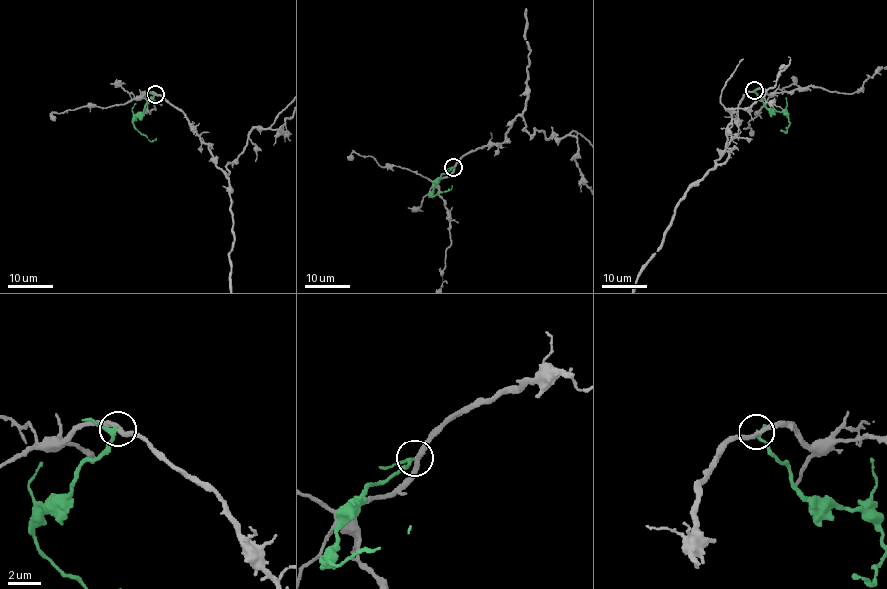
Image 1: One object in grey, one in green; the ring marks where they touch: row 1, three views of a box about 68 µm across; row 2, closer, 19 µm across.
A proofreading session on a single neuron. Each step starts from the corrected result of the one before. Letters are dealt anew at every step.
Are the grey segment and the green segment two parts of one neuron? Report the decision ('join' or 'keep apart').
keep apart

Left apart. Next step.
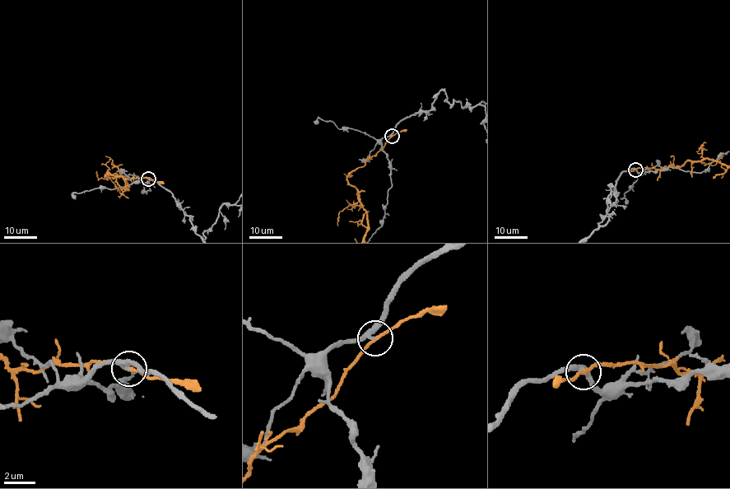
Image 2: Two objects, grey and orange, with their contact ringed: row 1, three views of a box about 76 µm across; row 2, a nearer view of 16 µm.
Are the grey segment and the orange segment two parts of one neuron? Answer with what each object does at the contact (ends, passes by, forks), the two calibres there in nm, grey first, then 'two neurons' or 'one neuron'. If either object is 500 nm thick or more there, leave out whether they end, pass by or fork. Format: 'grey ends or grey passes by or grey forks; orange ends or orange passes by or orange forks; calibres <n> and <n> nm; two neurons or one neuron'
grey passes by; orange passes by; calibres 280 and 190 nm; two neurons

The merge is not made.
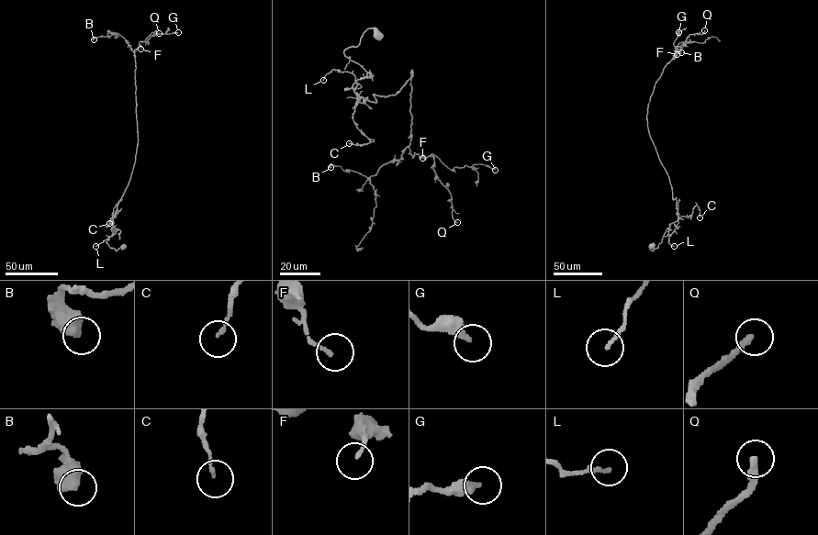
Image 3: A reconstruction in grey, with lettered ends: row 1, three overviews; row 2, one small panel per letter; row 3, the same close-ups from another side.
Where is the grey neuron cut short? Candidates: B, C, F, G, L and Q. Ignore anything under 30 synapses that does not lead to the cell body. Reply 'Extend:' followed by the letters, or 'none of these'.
Extend: Q

